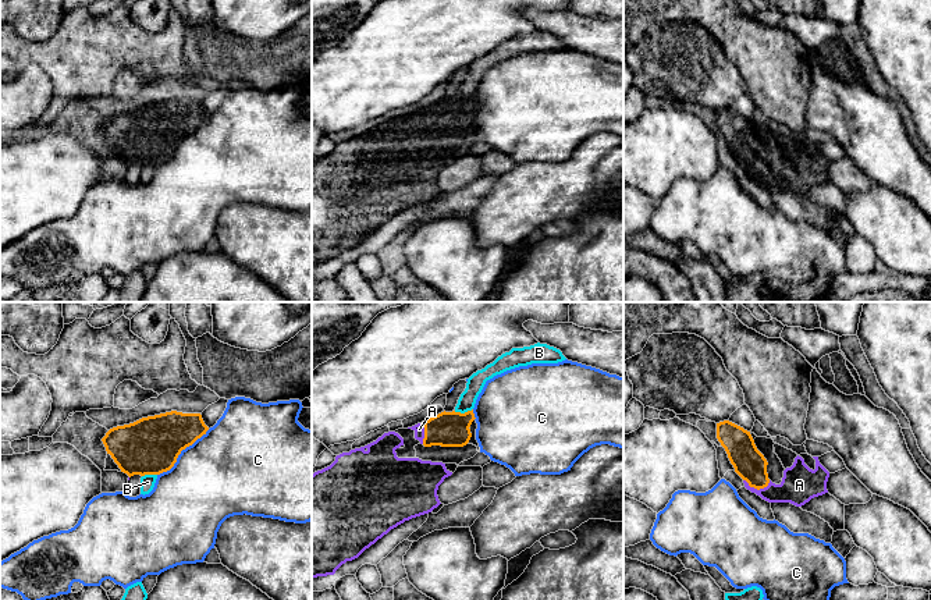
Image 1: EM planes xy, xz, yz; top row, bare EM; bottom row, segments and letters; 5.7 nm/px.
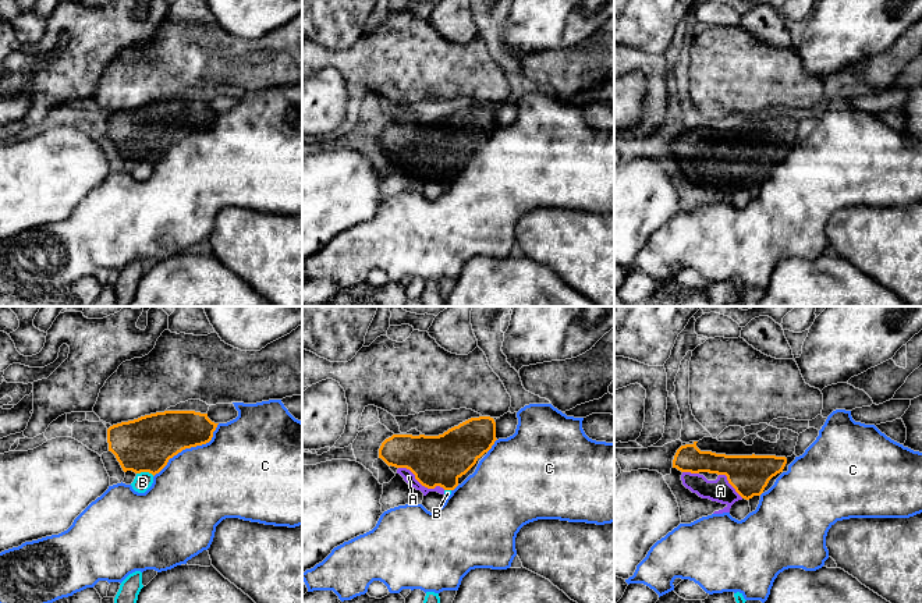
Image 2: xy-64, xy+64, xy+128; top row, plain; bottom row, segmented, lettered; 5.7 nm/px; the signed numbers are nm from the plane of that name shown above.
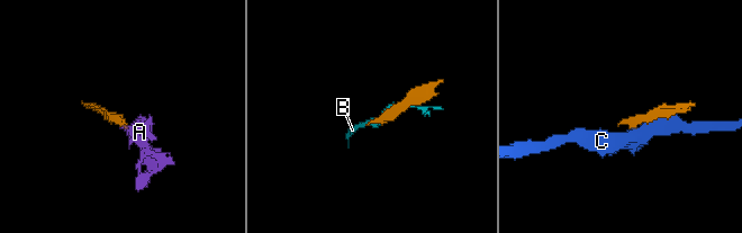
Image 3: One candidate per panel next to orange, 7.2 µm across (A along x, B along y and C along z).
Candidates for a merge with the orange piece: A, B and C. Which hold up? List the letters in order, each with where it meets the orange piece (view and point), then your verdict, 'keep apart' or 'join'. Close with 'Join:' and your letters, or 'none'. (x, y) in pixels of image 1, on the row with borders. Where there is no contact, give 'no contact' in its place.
A: yz (757, 489) | join
B: xz (462, 414) | keep apart
C: xy (180, 453) | keep apart
Join: A

